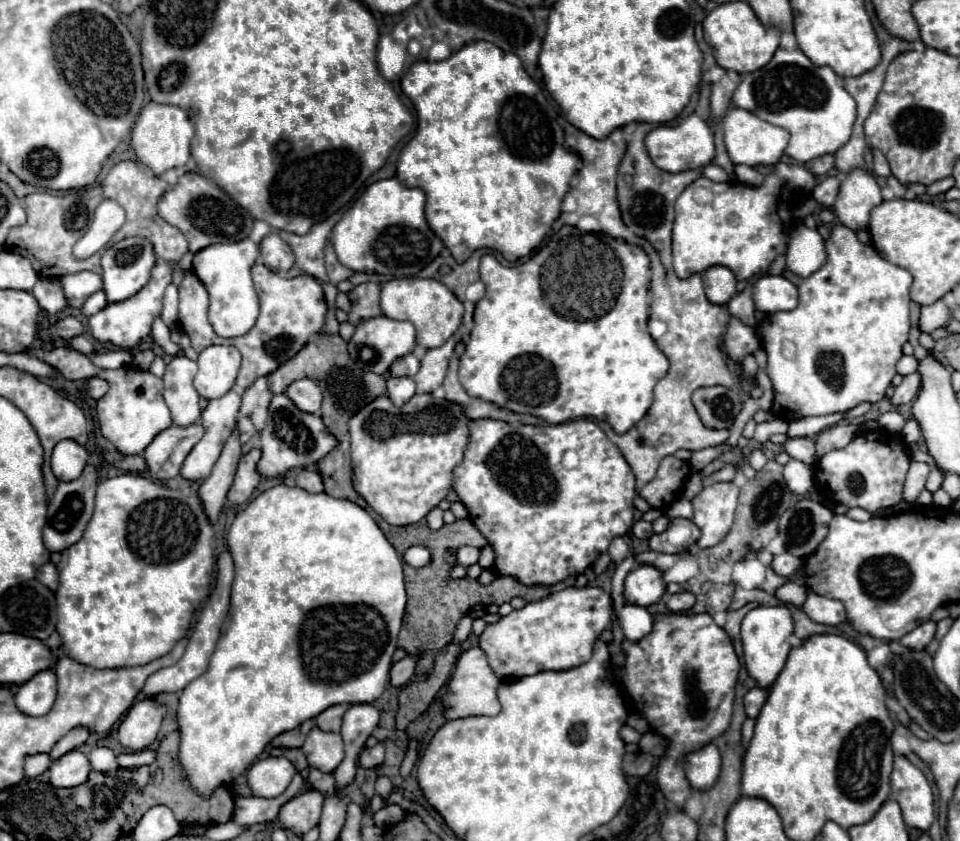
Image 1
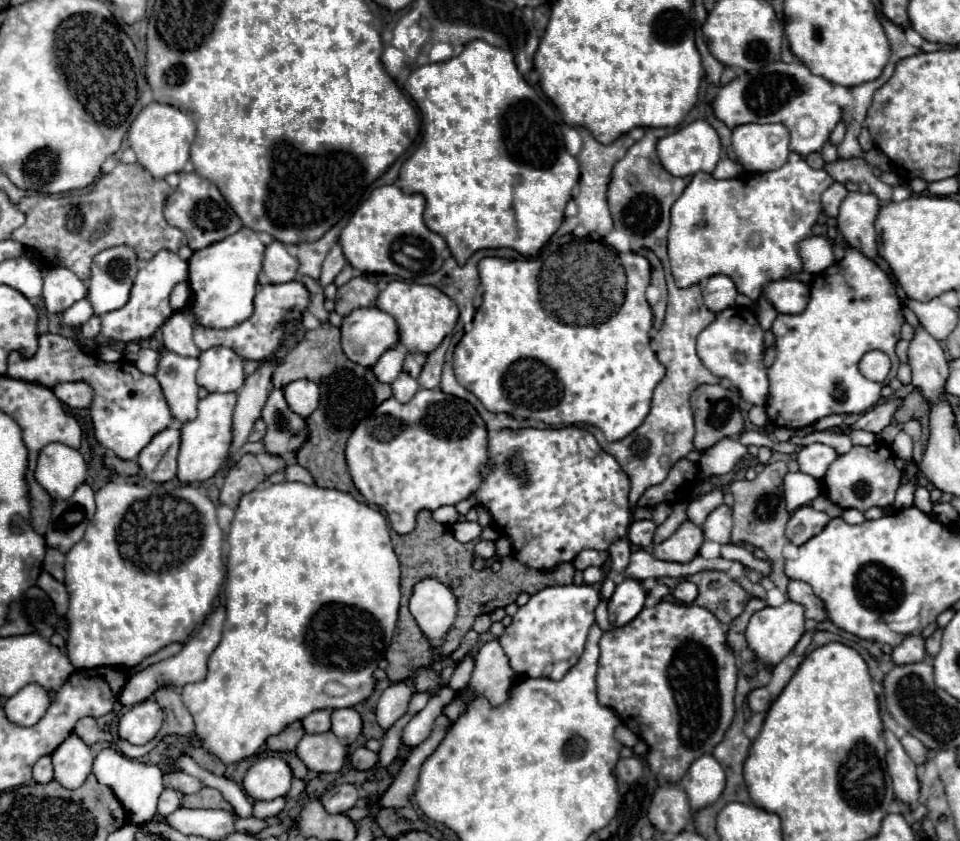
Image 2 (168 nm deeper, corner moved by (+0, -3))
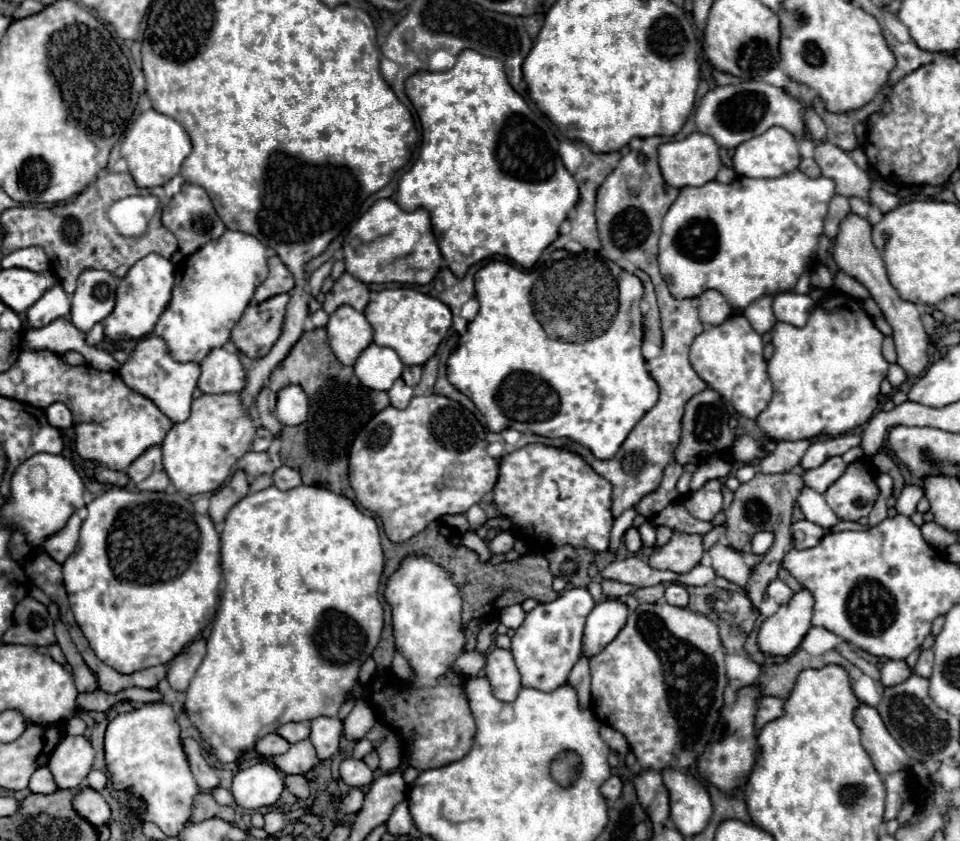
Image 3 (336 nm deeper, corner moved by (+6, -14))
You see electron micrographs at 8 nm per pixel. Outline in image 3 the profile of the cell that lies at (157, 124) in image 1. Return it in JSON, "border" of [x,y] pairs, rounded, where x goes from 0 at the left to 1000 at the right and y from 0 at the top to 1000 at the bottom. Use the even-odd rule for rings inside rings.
{"border":[[[160,130],[146,134],[127,168],[127,187],[133,194],[133,203],[140,210],[142,220],[152,225],[167,222],[175,218],[179,210],[183,210],[188,206],[190,191],[198,184],[198,177],[198,163],[190,153],[190,149]]]}

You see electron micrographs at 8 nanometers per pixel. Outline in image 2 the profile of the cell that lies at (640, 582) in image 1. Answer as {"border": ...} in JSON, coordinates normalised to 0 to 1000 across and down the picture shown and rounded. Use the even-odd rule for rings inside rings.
{"border":[[[650,687],[633,713],[633,732],[638,747],[650,744],[656,737],[660,737],[665,728],[671,723],[671,711],[673,711],[673,702],[667,697],[667,692],[658,687]]]}

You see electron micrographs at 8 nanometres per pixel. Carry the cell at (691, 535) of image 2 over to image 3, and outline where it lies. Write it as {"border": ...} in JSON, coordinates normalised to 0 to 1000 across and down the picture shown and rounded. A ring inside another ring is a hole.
{"border":[[[708,633],[708,636],[700,636],[700,641],[690,653],[681,653],[681,658],[677,660],[677,674],[717,681],[723,672],[729,669],[731,660],[731,639]]]}

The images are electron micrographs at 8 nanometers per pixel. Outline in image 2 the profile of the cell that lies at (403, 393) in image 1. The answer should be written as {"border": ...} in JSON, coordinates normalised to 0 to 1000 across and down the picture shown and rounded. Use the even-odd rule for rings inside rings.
{"border":[[[419,442],[419,445],[408,454],[410,473],[413,473],[415,478],[427,478],[435,461],[438,461],[435,454],[433,454],[427,445],[423,445],[423,442]]]}

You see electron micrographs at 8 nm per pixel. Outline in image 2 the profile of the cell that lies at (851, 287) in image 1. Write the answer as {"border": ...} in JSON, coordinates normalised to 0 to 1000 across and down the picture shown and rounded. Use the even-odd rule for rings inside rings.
{"border":[[[881,295],[879,309],[867,314],[863,321],[858,321],[856,326],[852,326],[852,328],[848,331],[848,335],[844,338],[844,359],[842,359],[840,369],[838,369],[835,373],[827,373],[827,376],[810,373],[810,378],[808,378],[806,385],[804,385],[804,395],[806,395],[806,400],[808,400],[808,416],[810,416],[810,421],[808,421],[806,433],[800,438],[802,471],[800,471],[800,478],[798,478],[798,492],[800,492],[800,497],[802,497],[802,504],[804,504],[804,507],[817,507],[817,509],[831,511],[831,509],[846,507],[850,499],[854,499],[854,497],[858,497],[858,495],[865,495],[865,492],[896,492],[896,490],[902,490],[902,488],[906,488],[908,483],[913,483],[913,478],[917,476],[917,464],[919,464],[919,459],[925,457],[925,452],[933,445],[933,440],[935,440],[935,435],[938,435],[938,430],[935,430],[935,426],[933,426],[933,421],[931,421],[931,411],[933,411],[933,407],[938,404],[938,385],[940,385],[940,383],[942,383],[942,376],[940,376],[940,371],[938,371],[938,357],[935,357],[935,352],[933,352],[931,338],[929,338],[929,333],[925,331],[925,326],[923,326],[913,312],[902,309],[902,304],[898,304],[896,300],[890,300],[890,295]],[[906,416],[919,416],[919,419],[925,421],[927,428],[929,428],[927,447],[925,447],[925,452],[919,454],[919,457],[908,454],[908,452],[902,452],[902,449],[896,445],[896,440],[894,440],[896,426],[898,426],[902,419],[906,419]]]}

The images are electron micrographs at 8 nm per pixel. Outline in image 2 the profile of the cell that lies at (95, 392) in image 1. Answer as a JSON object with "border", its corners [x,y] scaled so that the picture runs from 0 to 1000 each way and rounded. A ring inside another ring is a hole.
{"border":[[[90,454],[58,457],[56,468],[63,478],[67,478],[73,485],[92,485],[96,478],[96,461]]]}

